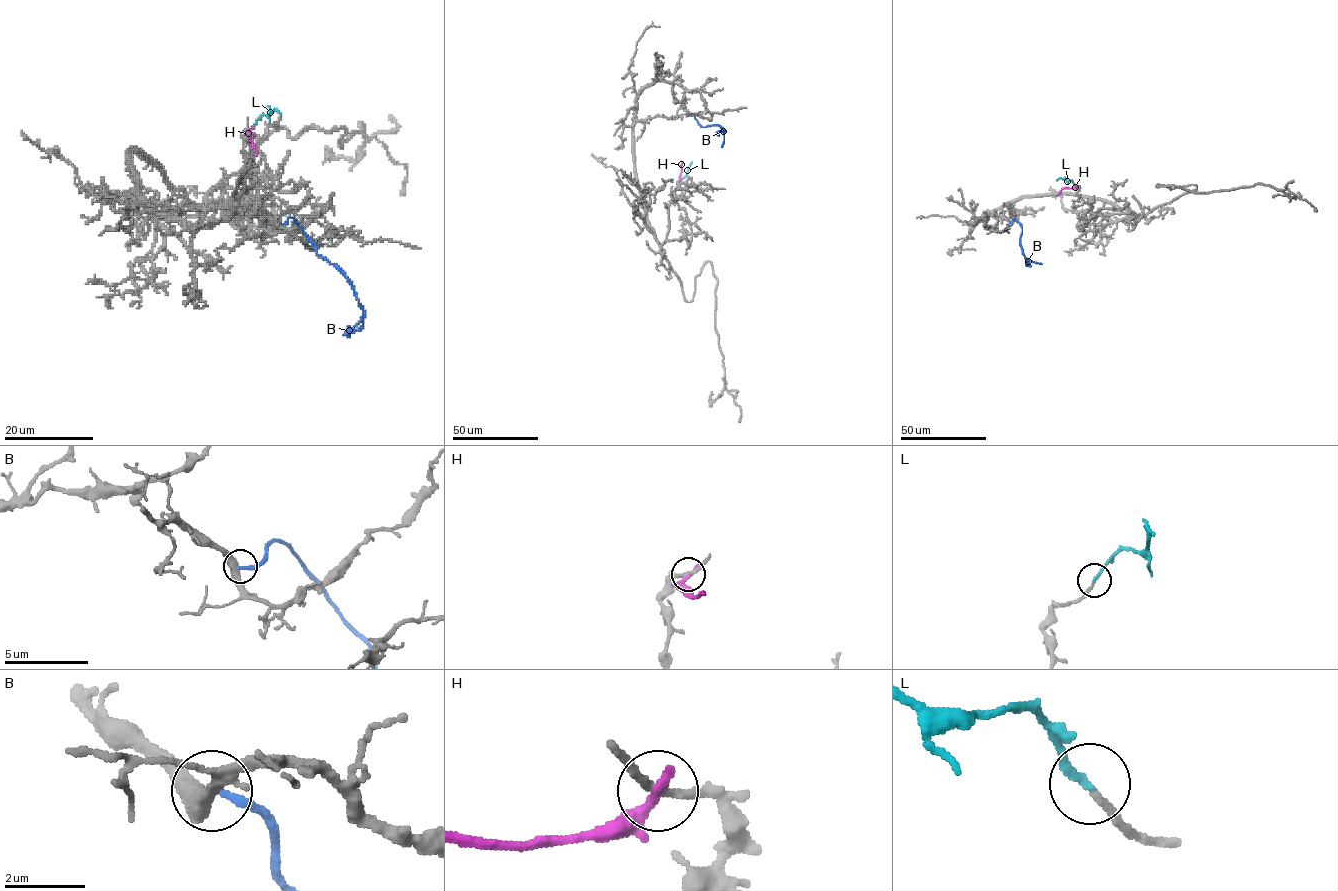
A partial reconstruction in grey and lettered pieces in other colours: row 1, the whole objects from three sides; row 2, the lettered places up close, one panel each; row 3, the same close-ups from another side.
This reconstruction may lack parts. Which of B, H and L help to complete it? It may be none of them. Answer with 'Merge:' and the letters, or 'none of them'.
Merge: L

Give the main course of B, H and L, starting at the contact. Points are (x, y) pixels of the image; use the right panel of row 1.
B: (1009, 222), (1015, 220), (1021, 225), (1019, 244), (1025, 257), (1042, 264)
H: (1076, 186), (1063, 188), (1056, 196)
L: (1074, 183), (1064, 179), (1056, 180)

